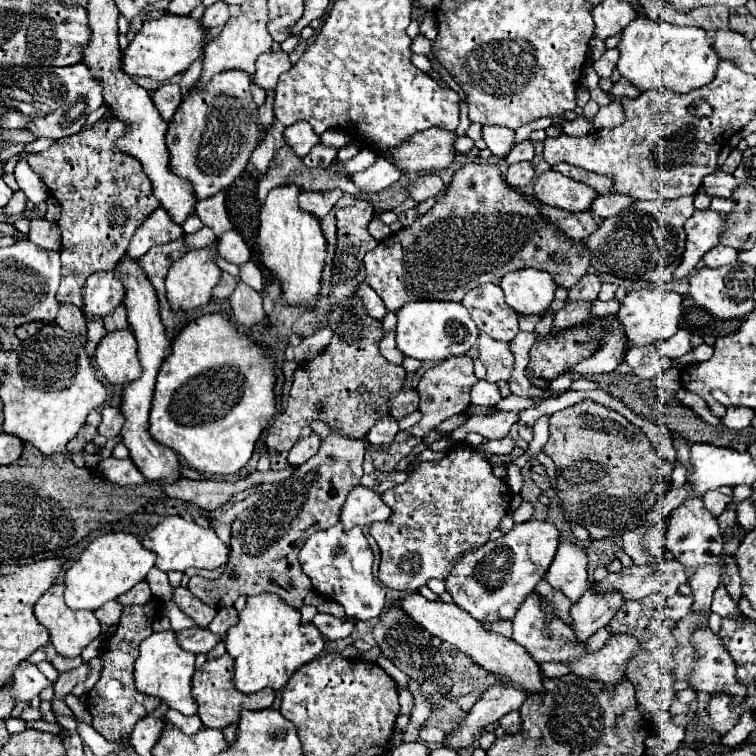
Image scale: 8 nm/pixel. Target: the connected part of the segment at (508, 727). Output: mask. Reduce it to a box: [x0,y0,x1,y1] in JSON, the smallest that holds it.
[498,712,522,734]

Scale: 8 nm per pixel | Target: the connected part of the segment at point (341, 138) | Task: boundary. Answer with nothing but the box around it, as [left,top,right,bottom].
[320,130,350,148]

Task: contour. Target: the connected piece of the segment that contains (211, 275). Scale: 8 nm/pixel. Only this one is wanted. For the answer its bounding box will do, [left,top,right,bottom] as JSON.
[166,244,222,312]

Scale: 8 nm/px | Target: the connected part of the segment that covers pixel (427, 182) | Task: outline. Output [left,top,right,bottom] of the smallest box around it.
[410,174,446,202]

